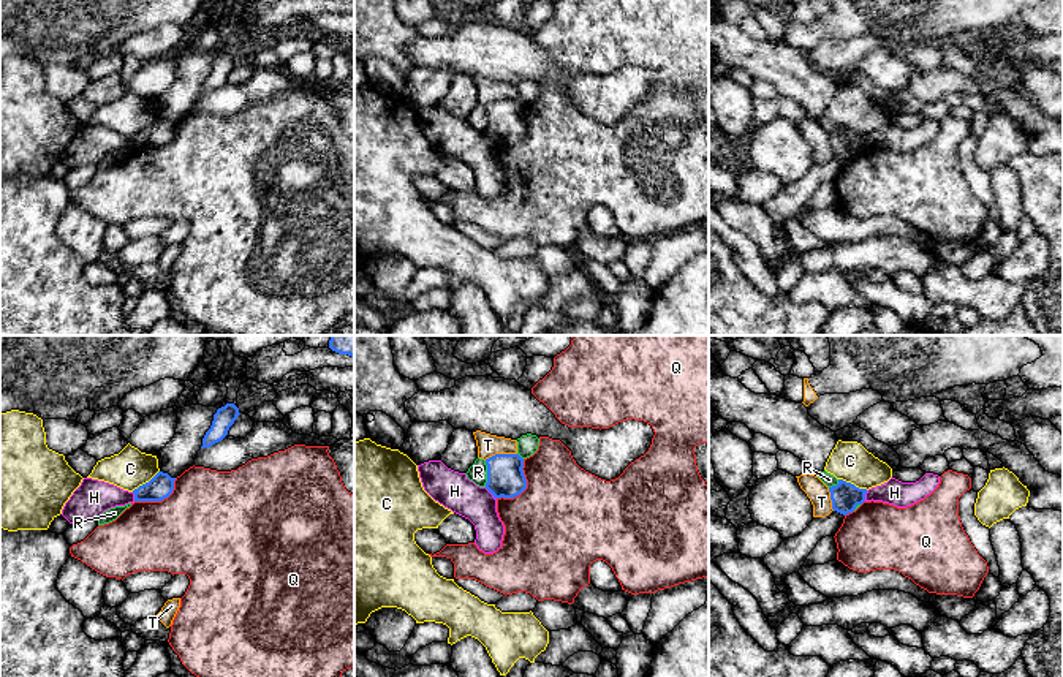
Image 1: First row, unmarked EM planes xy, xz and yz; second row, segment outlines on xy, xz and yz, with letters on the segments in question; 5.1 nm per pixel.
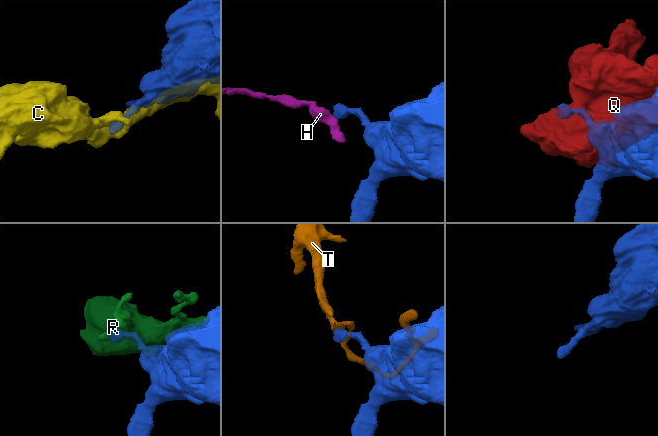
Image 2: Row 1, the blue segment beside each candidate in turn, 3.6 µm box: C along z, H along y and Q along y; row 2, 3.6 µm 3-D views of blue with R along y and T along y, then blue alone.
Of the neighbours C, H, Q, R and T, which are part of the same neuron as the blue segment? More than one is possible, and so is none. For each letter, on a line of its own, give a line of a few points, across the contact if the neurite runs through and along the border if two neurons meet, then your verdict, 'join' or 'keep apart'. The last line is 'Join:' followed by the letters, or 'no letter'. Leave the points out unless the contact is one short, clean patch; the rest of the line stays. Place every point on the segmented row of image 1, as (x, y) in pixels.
C: keep apart
H: line xz (484, 487), (495, 499); keep apart
Q: line xz (524, 459), (525, 487), (513, 497), (497, 499); keep apart
R: line xz (484, 461), (486, 486); keep apart
T: line xz (516, 453), (495, 453), (484, 459); keep apart
Join: no letter

